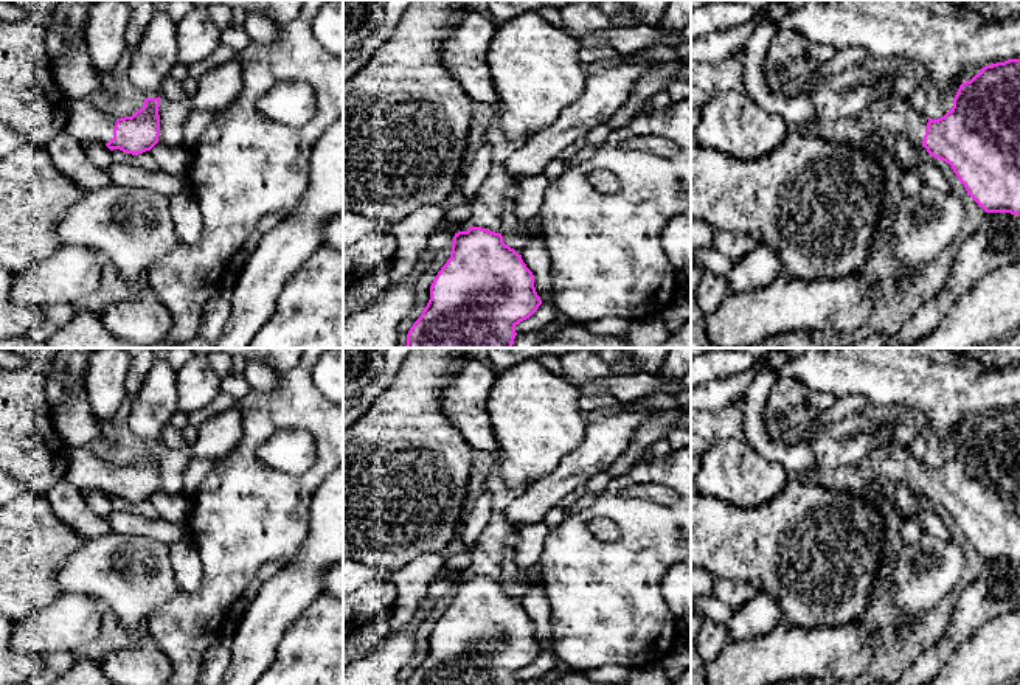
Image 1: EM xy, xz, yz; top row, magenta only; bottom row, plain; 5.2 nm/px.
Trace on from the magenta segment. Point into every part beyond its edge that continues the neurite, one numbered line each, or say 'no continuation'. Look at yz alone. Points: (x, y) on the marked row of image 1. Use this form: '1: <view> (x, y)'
1: yz (890, 112)

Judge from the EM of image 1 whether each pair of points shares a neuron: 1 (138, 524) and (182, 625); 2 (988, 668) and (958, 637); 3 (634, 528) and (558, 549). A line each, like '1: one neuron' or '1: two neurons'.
1: two neurons
2: two neurons
3: one neuron

